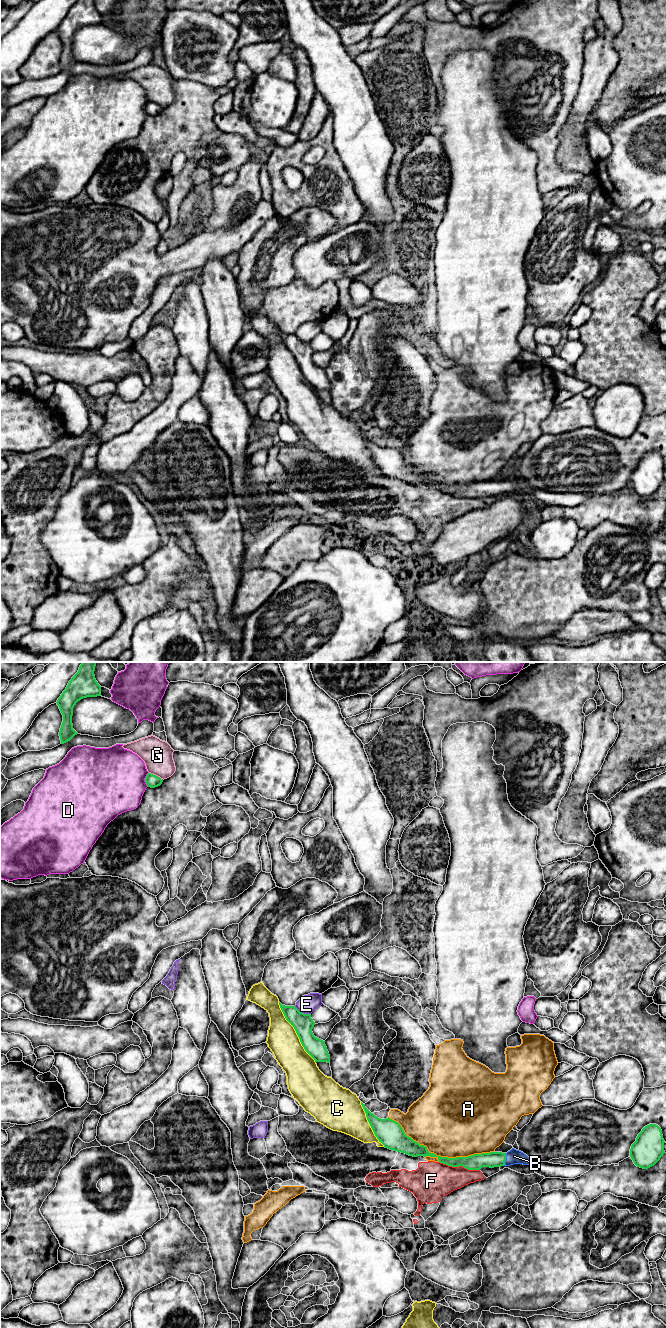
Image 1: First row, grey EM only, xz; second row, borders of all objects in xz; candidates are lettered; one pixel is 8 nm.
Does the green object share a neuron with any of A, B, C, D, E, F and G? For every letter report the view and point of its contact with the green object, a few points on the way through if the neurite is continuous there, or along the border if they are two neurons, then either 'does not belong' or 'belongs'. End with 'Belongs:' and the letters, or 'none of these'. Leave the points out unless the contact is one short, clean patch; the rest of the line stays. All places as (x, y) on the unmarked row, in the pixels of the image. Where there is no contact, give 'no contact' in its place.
A: contact xz (439, 484); does not belong
B: contact xz (505, 487); way xz (493, 487), (505, 487), (514, 484); belongs
C: contact xz (296, 360); does not belong
D: contact xz (145, 107); does not belong
E: contact xz (301, 340); does not belong
F: contact xz (459, 493); does not belong
G: contact xz (155, 103); does not belong
Belongs: B

